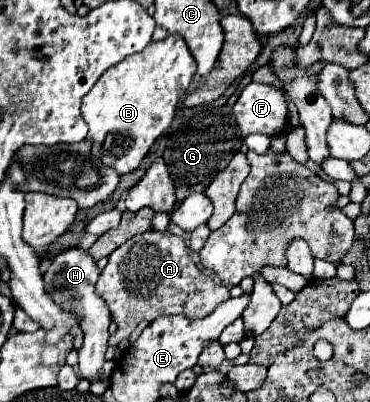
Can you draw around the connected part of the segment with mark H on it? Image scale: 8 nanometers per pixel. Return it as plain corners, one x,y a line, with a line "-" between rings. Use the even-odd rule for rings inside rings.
72,247
66,249
62,253
58,253
50,267
44,273
44,287
46,293
54,299
56,305
60,305
60,309
74,313
74,315
82,315
82,331
84,331
84,345
78,351
80,353
80,361
78,361
78,369
82,373
84,379
96,379
100,367
104,365
104,353
108,349
108,325
110,325
110,311
106,301
96,293
96,281
100,277
100,269
96,265
96,261
92,259
92,255
88,255
88,251

